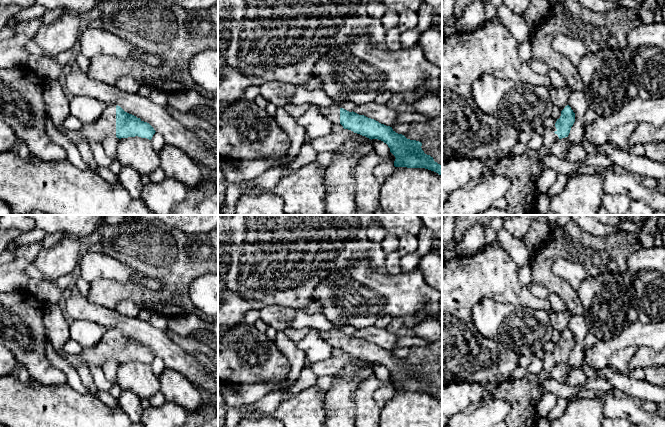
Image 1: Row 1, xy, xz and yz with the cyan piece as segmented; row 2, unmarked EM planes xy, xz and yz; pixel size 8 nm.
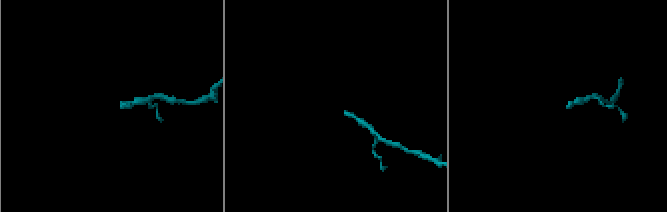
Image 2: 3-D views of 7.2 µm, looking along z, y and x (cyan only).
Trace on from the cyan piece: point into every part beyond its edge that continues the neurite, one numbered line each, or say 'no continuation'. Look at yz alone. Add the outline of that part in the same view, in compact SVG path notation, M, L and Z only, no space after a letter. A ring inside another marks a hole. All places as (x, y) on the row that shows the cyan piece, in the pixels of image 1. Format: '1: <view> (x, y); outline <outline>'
1: yz (524, 170); outline M555 125L543 134L544 145L536 150L506 157L494 169L484 167L483 175L503 175L511 180L505 199L509 215L535 215L537 212L537 183L542 172L542 159L551 154L551 145L559 140Z

